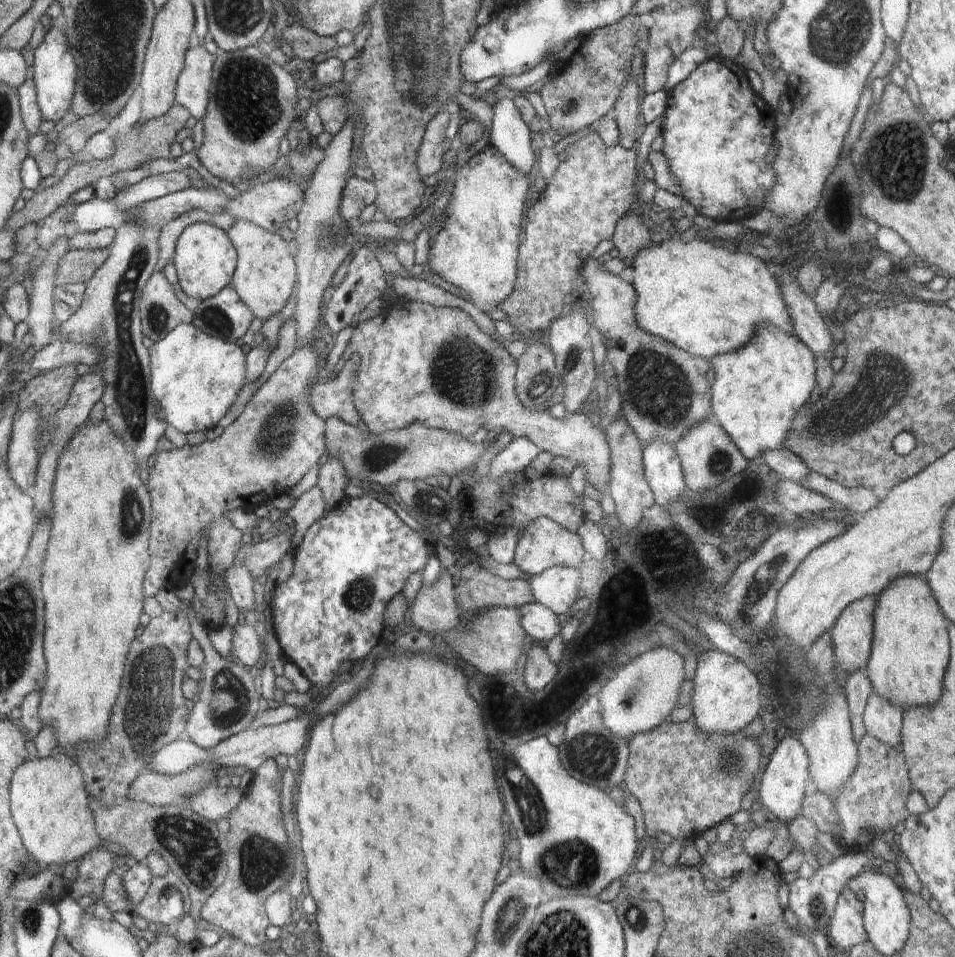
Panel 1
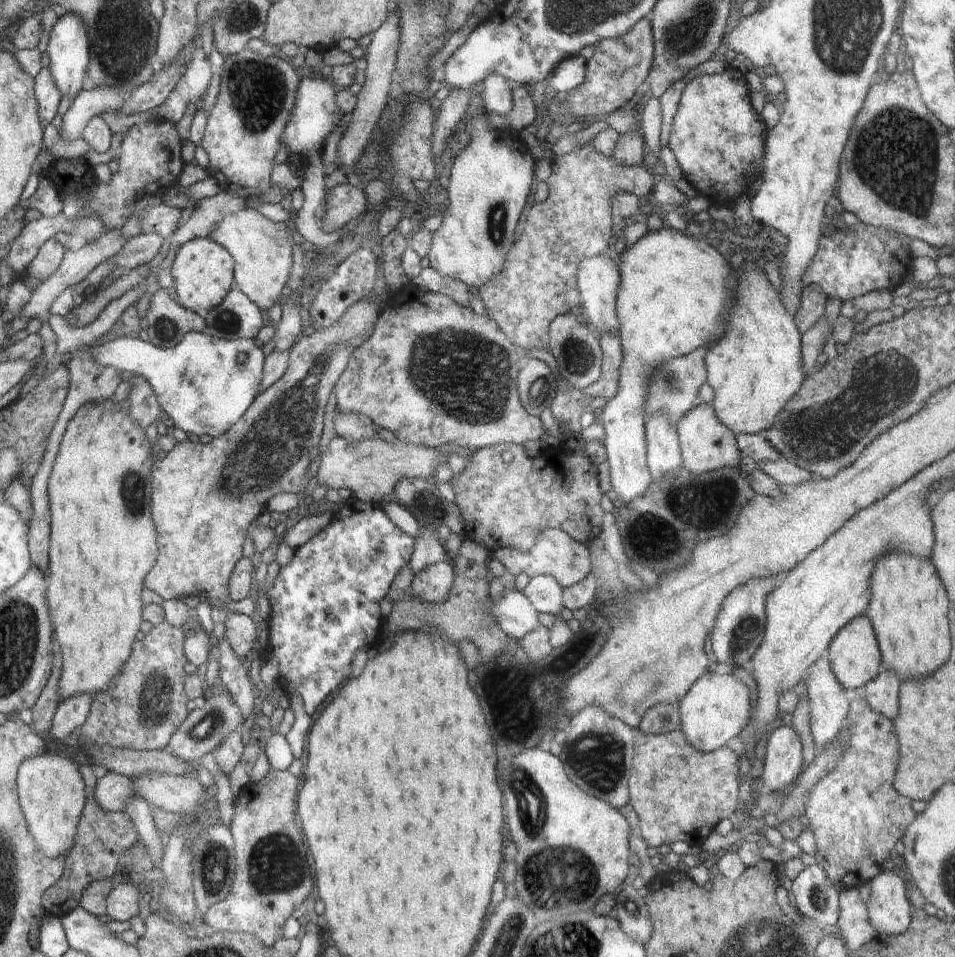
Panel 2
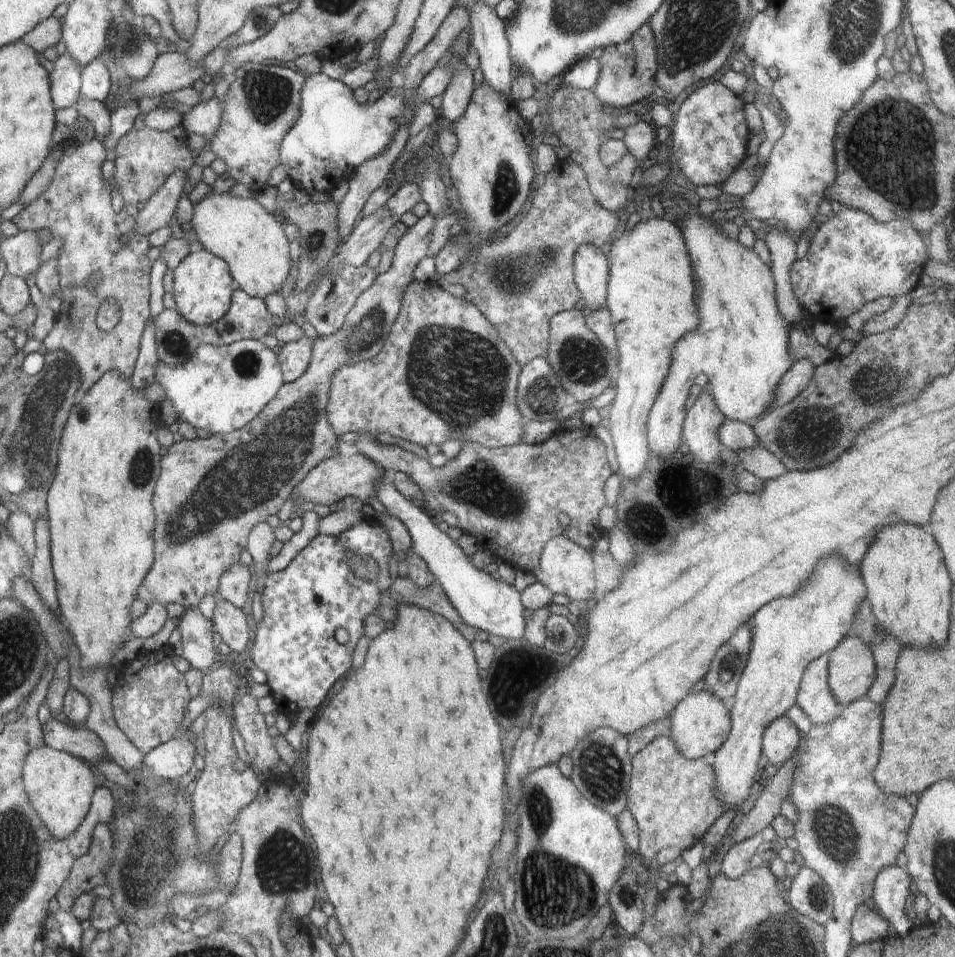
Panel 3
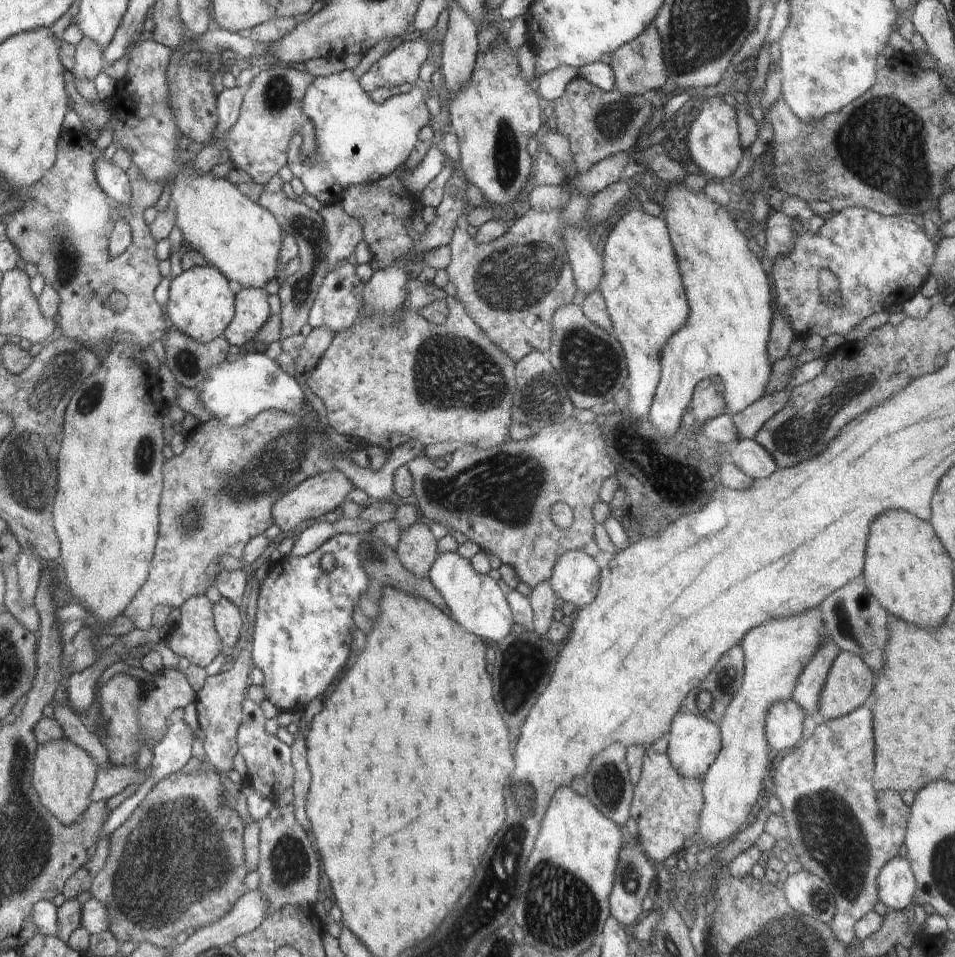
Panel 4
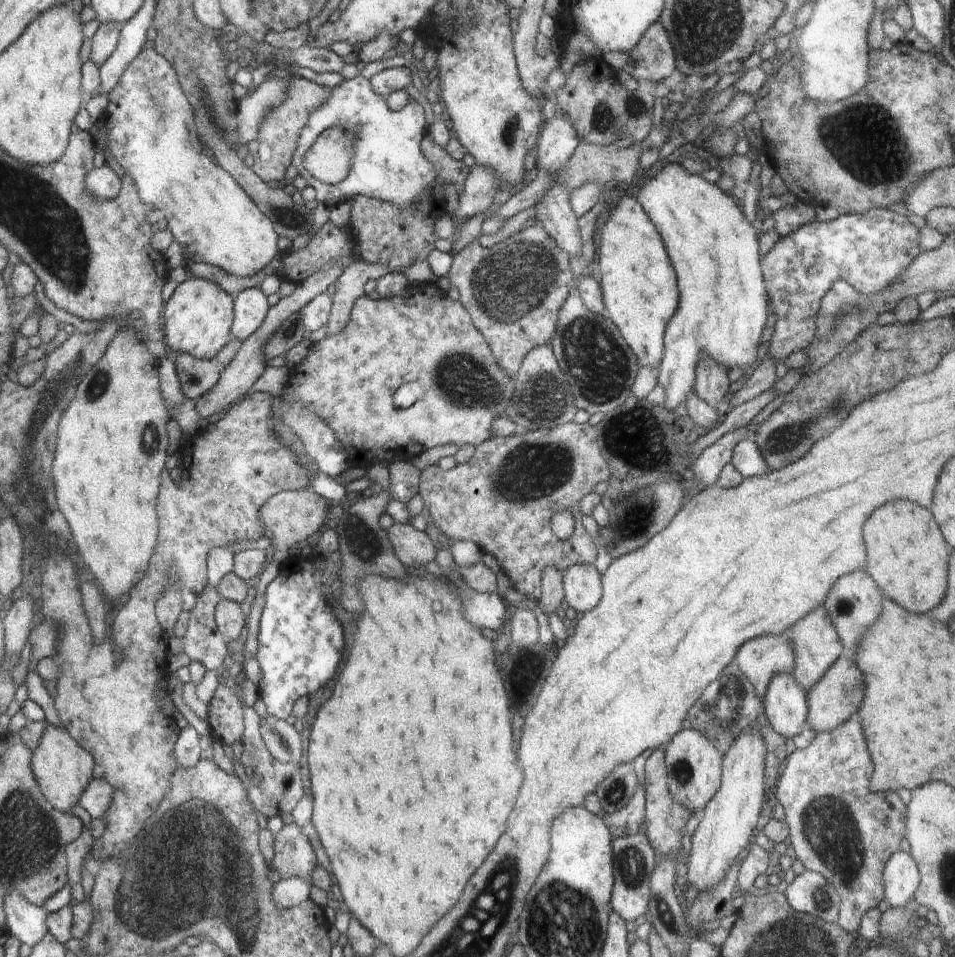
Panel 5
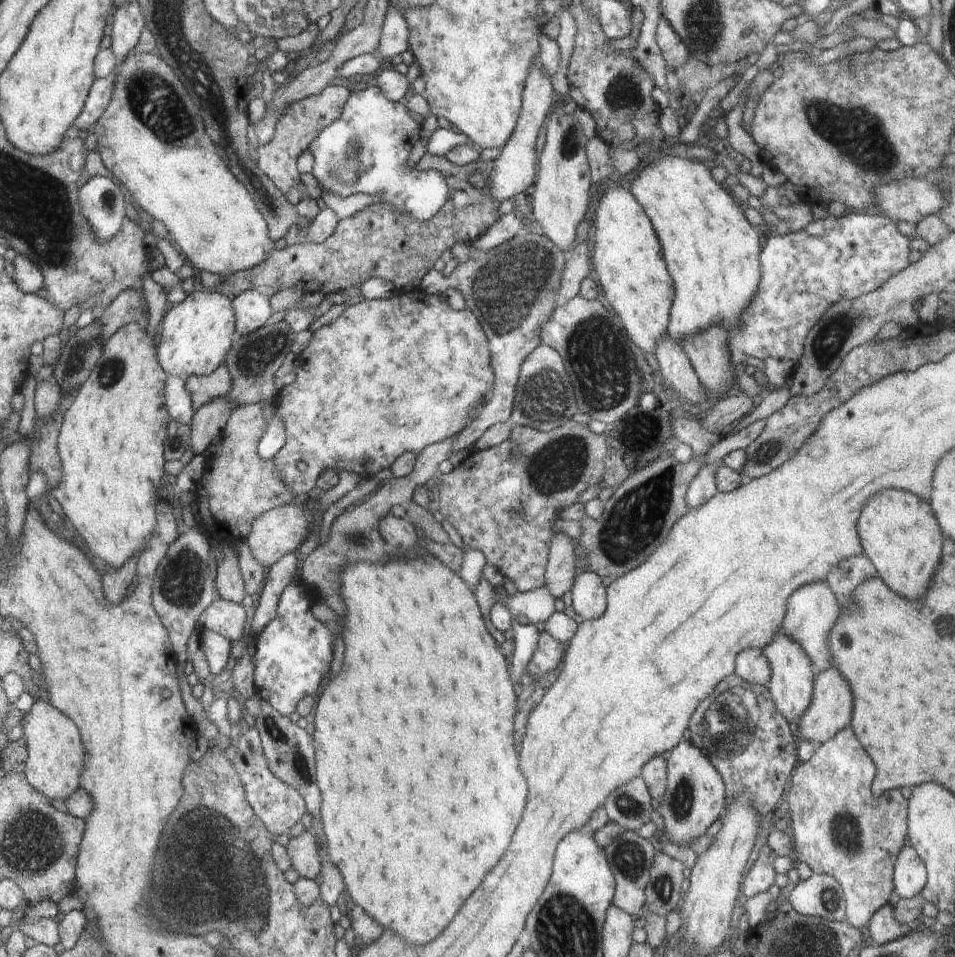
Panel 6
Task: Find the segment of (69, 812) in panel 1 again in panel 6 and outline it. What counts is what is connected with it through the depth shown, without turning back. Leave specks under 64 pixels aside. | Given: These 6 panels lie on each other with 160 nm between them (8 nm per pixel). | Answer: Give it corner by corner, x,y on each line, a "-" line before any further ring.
46,700
35,702
30,712
21,714
20,721
26,740
25,776
30,786
50,802
71,797
80,788
80,774
87,757
76,724

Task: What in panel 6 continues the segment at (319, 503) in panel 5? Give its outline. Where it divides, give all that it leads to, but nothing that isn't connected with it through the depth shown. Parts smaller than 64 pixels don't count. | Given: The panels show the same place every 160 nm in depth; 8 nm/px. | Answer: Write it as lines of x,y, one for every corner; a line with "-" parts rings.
295,499
289,504
282,504
278,508
268,510
253,523
253,533
246,538
246,543
254,558
258,558
258,562
262,564
262,567
268,568
277,565
283,557
295,552
296,548
300,546
300,542
304,543
306,538
309,537
310,524
308,524
308,518
302,512
304,508
306,506
302,504
302,500

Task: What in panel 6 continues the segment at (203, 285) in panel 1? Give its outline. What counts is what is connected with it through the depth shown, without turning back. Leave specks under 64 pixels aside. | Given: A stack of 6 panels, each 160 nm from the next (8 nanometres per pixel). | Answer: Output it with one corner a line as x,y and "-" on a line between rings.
213,289
194,290
190,296
176,305
169,305
161,321
158,333
158,359
165,372
180,378
184,383
198,374
208,376
224,362
226,352
232,346
234,312
230,300

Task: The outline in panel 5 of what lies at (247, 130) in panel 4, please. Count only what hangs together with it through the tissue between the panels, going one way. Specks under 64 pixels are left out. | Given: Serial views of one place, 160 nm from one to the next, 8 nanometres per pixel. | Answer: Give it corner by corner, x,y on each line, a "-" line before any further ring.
305,78
286,80
286,100
276,106
272,112
266,114
266,120
262,122
258,136
252,142
243,146
244,154
250,154
254,159
252,170
262,182
278,182
284,180
286,168
290,166
292,154
297,151
297,143
300,141
301,131
305,129
306,122
309,122
310,114
322,106
332,94
332,89
321,86

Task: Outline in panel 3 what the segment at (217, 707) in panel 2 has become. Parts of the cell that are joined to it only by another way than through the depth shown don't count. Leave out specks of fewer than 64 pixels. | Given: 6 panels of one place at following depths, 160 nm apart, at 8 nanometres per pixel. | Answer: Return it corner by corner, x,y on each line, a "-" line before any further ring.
191,728
180,738
173,737
156,749
145,754
145,770
141,774
146,777
171,779
173,783
183,774
189,772
194,765
196,752
194,744
186,737
193,734

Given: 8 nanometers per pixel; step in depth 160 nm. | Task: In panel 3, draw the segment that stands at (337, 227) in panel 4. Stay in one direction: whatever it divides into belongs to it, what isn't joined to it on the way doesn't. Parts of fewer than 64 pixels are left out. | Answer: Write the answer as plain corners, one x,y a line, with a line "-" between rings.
409,124
402,125
383,155
361,164
348,180
349,191
344,200
338,204
340,244
345,241
355,229
358,214
362,212
370,194
387,183
390,178
392,165
404,152
404,146
409,138

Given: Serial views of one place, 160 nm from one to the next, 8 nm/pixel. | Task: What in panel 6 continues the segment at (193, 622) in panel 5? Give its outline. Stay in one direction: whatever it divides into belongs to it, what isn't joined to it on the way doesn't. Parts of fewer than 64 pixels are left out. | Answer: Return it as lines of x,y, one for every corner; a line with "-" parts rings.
198,624
198,627
200,627
200,646
208,662
210,674
218,675
227,666
230,641
210,630
208,626

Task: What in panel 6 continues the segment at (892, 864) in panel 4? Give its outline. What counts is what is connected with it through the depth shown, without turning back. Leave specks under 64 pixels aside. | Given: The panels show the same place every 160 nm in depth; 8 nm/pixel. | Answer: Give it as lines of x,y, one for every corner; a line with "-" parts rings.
912,846
904,847
898,854
892,870
894,892
900,899
913,898
924,889
926,880
926,866
916,854
916,850

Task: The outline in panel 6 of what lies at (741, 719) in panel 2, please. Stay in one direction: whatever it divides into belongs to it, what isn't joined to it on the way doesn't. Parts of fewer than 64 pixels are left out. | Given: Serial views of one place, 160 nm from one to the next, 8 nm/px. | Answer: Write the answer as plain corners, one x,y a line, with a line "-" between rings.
682,740
670,750
666,765
665,794
660,799
658,809
670,838
674,838
681,846
689,847
694,844
720,819
725,812
726,801
726,786
720,772
698,746
692,744
691,740

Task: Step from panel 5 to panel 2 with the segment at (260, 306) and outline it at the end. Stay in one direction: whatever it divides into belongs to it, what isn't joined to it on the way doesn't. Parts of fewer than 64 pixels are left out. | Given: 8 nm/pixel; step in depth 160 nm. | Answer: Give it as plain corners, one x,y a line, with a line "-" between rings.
236,286
216,309
205,314
206,326
203,333
229,341
243,338
256,340
258,330
264,326
262,312
258,307

